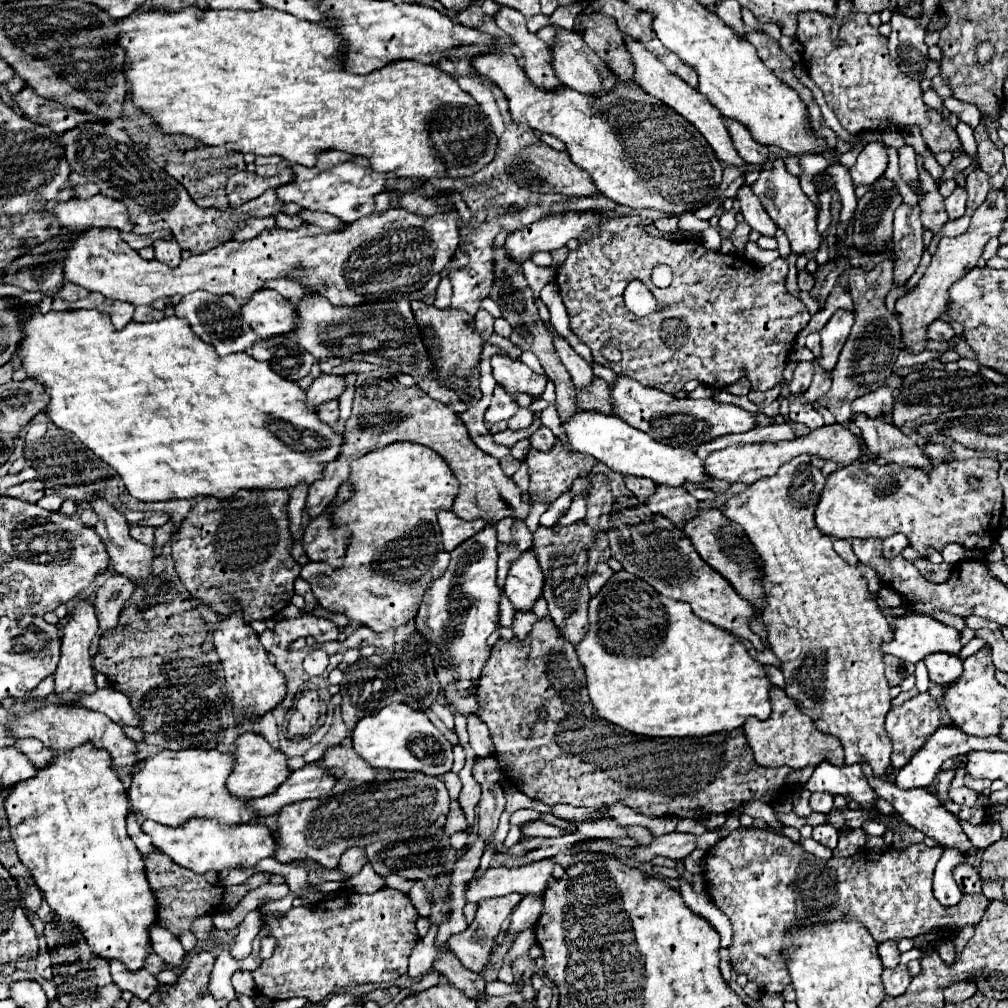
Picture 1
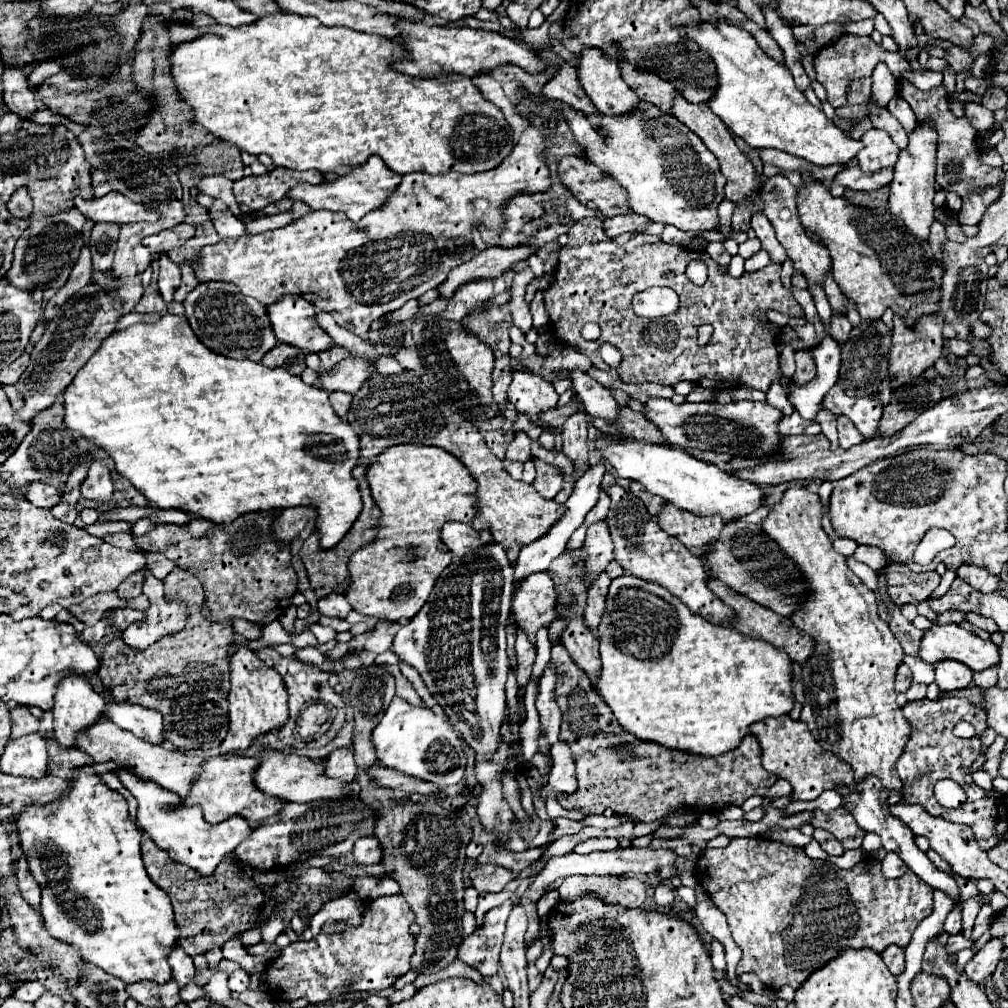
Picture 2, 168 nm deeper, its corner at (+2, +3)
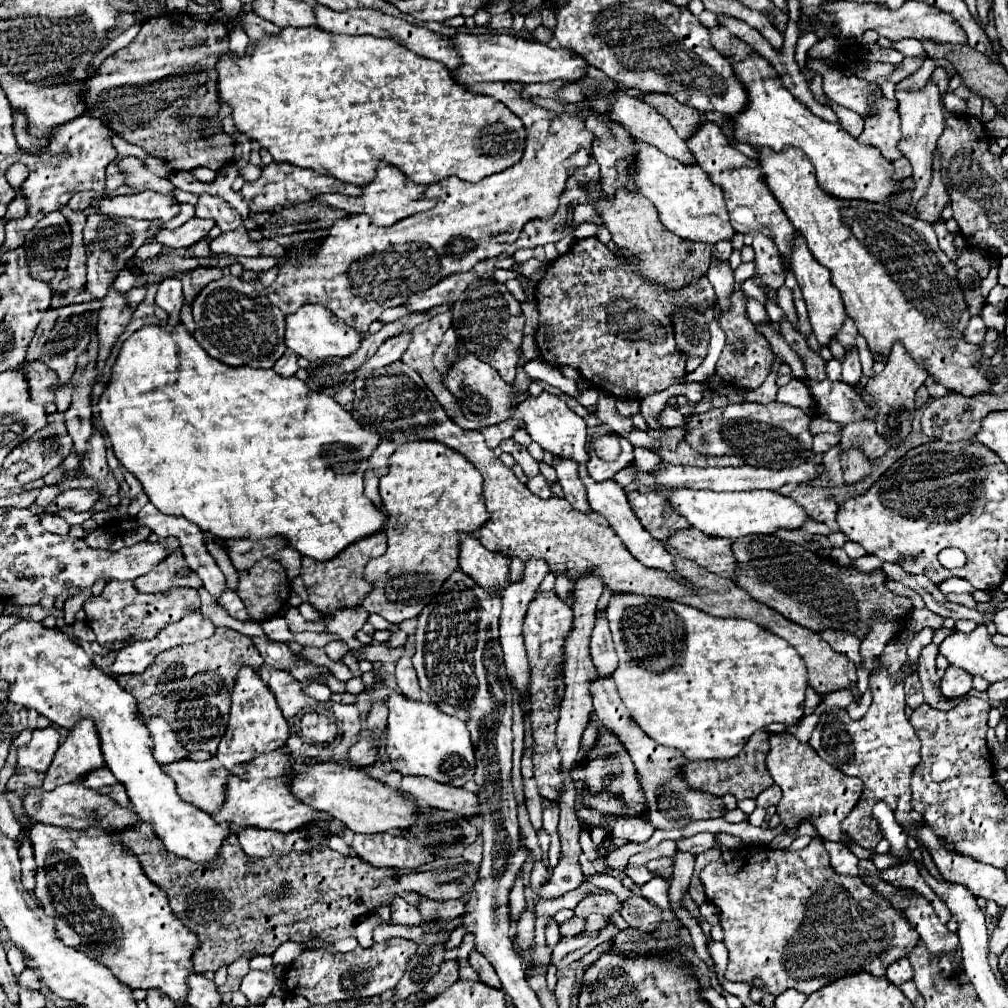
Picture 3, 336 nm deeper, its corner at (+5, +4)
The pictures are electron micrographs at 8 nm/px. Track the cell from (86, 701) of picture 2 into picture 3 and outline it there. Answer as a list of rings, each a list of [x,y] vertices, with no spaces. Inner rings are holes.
[[[81,720],[59,746],[53,764],[47,770],[43,790],[55,790],[61,784],[79,782],[89,772],[105,766],[99,738],[91,720]]]

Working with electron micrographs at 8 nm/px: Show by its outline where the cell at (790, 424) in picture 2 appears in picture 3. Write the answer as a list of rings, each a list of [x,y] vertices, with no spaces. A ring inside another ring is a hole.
[[[815,416],[813,422],[811,422],[811,432],[813,432],[813,434],[819,434],[819,432],[833,432],[833,434],[839,434],[841,428],[843,428],[841,424],[831,422],[831,420],[825,420],[825,418],[819,418],[819,416]]]

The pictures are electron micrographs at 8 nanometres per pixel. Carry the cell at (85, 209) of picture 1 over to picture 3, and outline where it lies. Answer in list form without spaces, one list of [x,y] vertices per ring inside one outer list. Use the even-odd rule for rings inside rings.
[[[145,190],[133,196],[115,196],[99,202],[91,202],[105,216],[143,218],[143,220],[171,220],[179,214],[179,202],[173,196],[165,196],[153,190]]]

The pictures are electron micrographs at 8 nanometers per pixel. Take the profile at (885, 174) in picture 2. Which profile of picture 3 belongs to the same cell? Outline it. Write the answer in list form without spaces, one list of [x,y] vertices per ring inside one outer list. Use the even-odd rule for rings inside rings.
[[[905,156],[895,160],[893,166],[895,166],[895,178],[897,180],[905,180],[905,178],[909,178],[913,174],[913,168],[911,168],[911,164],[909,164],[909,160]]]

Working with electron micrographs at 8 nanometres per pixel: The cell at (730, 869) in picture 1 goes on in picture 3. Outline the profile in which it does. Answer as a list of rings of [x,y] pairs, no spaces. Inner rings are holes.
[[[813,836],[811,844],[799,852],[787,852],[787,850],[769,850],[769,848],[743,848],[737,852],[737,858],[731,862],[711,862],[709,866],[705,866],[699,874],[703,888],[705,888],[705,898],[715,904],[721,912],[721,928],[725,932],[725,946],[729,952],[729,964],[727,964],[727,972],[725,978],[731,982],[747,982],[751,984],[755,978],[761,980],[761,984],[765,986],[765,990],[773,996],[783,994],[789,988],[795,988],[803,994],[813,994],[817,990],[821,990],[823,986],[827,986],[829,982],[835,982],[839,978],[851,976],[851,974],[859,974],[859,972],[869,972],[877,978],[885,976],[885,970],[889,964],[897,962],[899,958],[909,956],[909,952],[913,950],[913,946],[919,940],[919,934],[915,932],[915,928],[911,928],[911,924],[907,924],[907,920],[903,920],[903,916],[899,916],[899,912],[895,912],[895,908],[891,908],[891,904],[887,904],[887,900],[883,900],[881,896],[875,896],[875,892],[871,892],[871,888],[867,888],[867,884],[863,884],[863,880],[859,880],[859,876],[839,876],[829,862],[829,854],[823,846],[823,840],[819,836]]]

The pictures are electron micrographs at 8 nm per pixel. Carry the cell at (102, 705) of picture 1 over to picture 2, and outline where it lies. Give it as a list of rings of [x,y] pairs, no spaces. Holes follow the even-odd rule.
[[[110,701],[106,703],[104,715],[110,717],[116,725],[120,725],[122,729],[134,733],[136,737],[150,741],[150,743],[162,743],[164,735],[162,735],[162,715],[158,711],[134,705],[130,701]]]

